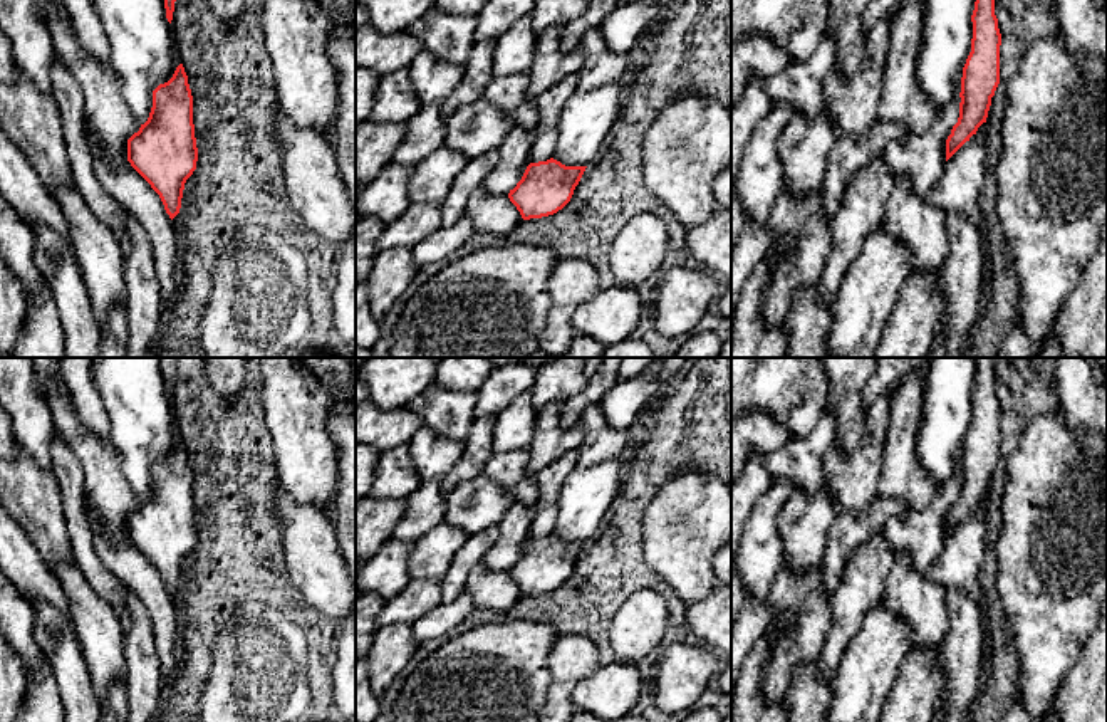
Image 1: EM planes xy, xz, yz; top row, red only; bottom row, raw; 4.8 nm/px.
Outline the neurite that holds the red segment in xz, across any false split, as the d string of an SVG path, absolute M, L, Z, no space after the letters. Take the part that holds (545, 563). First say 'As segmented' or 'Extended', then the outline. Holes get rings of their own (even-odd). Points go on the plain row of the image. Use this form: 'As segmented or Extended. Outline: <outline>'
As segmented. Outline: M554 534L530 539L508 574L523 596L554 591L570 578L585 544L565 542Z

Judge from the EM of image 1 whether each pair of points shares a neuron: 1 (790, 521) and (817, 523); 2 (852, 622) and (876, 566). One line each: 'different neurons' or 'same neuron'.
1: same neuron
2: same neuron

